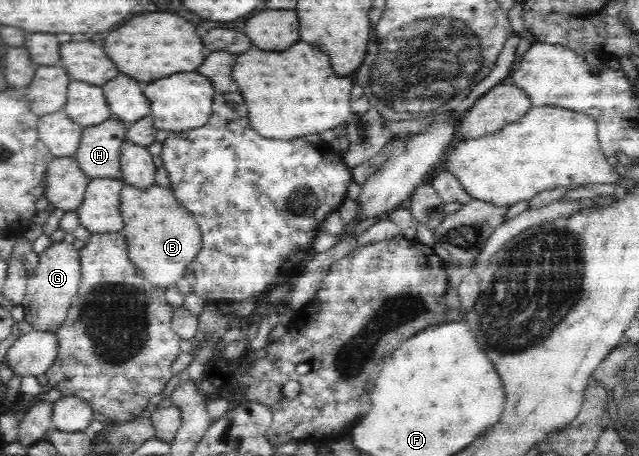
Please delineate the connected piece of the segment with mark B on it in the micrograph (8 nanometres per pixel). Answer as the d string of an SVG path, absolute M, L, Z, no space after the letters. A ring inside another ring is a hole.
M126 185L119 210L124 223L121 233L127 242L129 259L139 267L141 275L155 285L156 291L163 292L166 287L175 286L201 249L201 233L193 215L177 203L171 188L159 185L148 189Z

